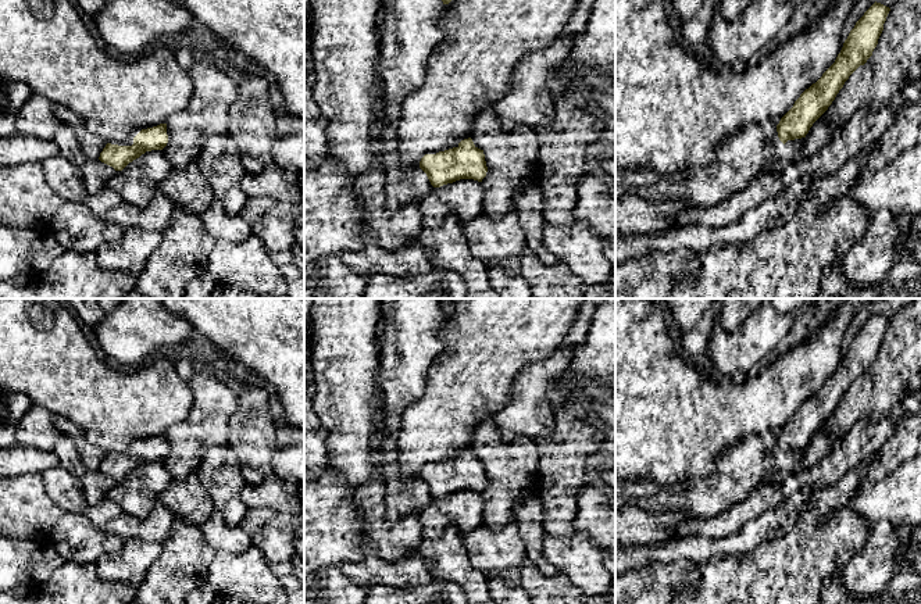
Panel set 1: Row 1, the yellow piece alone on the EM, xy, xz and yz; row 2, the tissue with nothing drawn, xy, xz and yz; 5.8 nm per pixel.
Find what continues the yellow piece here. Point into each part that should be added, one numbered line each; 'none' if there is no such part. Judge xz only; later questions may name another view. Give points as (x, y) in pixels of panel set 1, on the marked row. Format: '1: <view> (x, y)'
none

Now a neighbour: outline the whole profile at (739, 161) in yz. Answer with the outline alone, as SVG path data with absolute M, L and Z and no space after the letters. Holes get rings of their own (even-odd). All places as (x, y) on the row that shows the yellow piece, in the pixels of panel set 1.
M777 118L742 128L732 140L725 140L718 146L711 162L703 168L689 168L672 175L660 175L649 169L618 171L615 168L615 200L624 194L636 194L647 200L678 201L697 208L715 207L733 194L742 193L753 181L761 178L768 161L779 160L785 154L795 160L802 151L804 137L788 140L785 144L779 140L777 132L779 121L781 118Z

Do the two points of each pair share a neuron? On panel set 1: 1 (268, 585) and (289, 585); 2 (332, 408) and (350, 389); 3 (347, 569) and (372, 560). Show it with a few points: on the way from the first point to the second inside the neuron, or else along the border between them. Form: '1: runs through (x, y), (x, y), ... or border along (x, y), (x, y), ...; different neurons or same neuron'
1: border along (279, 579), (284, 589); different neurons
2: runs through (336, 404), (346, 393); same neuron
3: runs through (353, 569), (363, 569), (367, 565); same neuron

